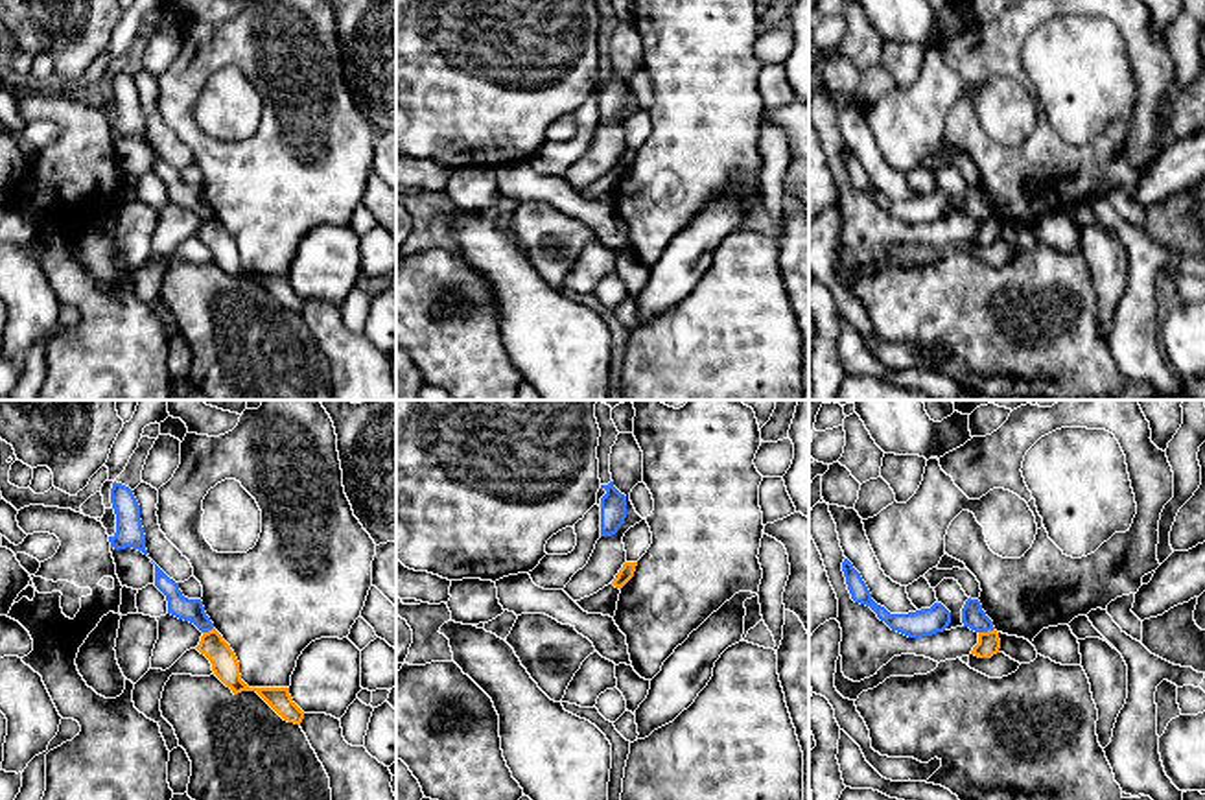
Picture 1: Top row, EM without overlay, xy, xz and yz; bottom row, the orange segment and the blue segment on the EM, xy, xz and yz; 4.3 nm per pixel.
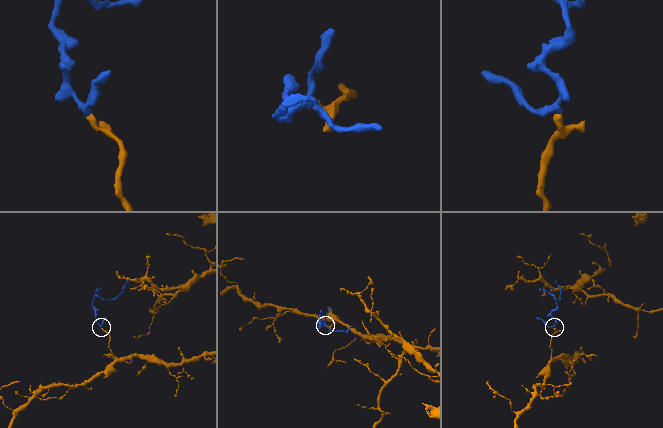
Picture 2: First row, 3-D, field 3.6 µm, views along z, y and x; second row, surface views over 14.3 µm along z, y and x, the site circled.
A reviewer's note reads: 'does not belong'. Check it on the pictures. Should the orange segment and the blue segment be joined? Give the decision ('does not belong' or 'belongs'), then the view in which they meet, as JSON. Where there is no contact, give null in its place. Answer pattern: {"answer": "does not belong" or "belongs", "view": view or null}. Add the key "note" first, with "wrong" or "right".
{"note": "right", "answer": "does not belong", "view": "yz"}

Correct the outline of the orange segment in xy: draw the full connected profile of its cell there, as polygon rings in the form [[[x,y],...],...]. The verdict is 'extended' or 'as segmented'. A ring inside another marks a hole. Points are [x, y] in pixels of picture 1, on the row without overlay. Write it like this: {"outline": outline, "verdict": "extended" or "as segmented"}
{"outline": [[[216,216],[203,219],[195,236],[210,247],[214,262],[230,275],[234,282],[256,278],[284,308],[302,310],[304,299],[293,289],[289,275],[249,275],[241,267],[240,249]]], "verdict": "as segmented"}

